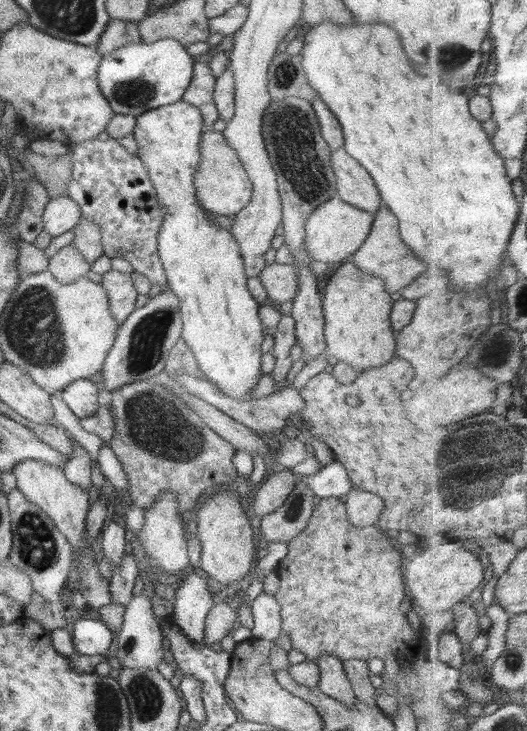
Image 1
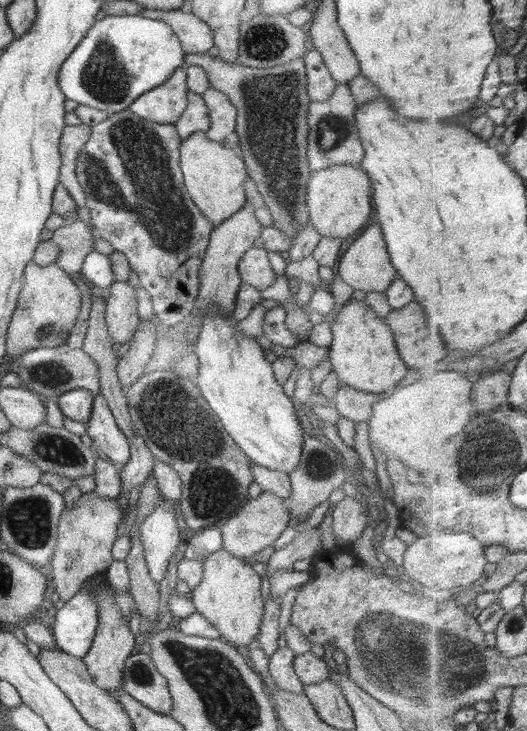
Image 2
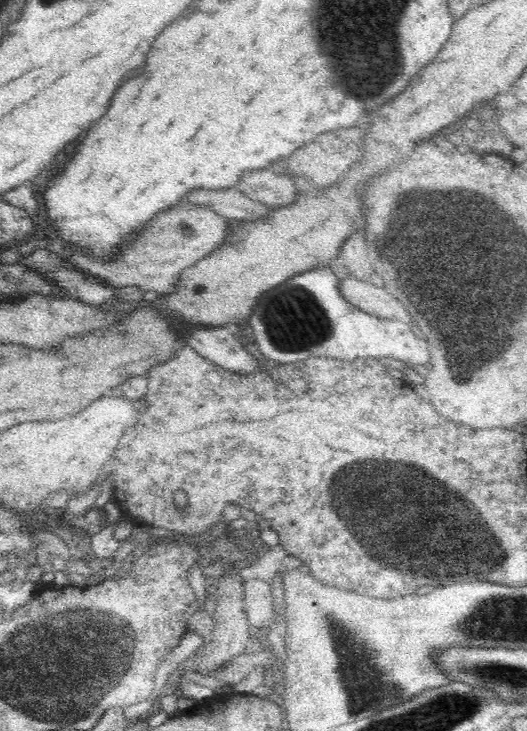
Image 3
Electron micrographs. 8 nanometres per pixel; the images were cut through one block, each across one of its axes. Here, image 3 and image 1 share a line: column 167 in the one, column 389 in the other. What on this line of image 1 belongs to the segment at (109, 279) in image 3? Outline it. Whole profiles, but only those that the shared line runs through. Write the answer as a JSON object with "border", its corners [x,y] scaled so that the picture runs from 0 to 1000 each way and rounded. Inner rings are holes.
{"border":[[[729,279],[713,289],[706,312],[693,331],[666,352],[670,361],[696,375],[721,380],[732,389],[732,399],[759,399],[763,391],[778,389],[793,375],[808,369],[757,323],[757,304],[748,291]]]}

